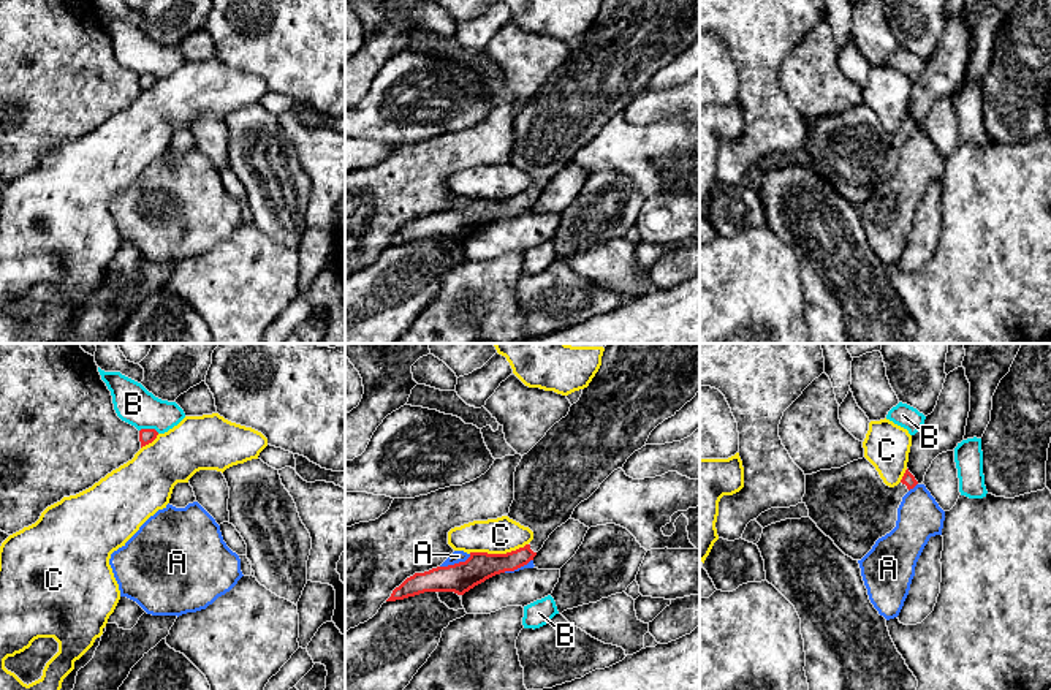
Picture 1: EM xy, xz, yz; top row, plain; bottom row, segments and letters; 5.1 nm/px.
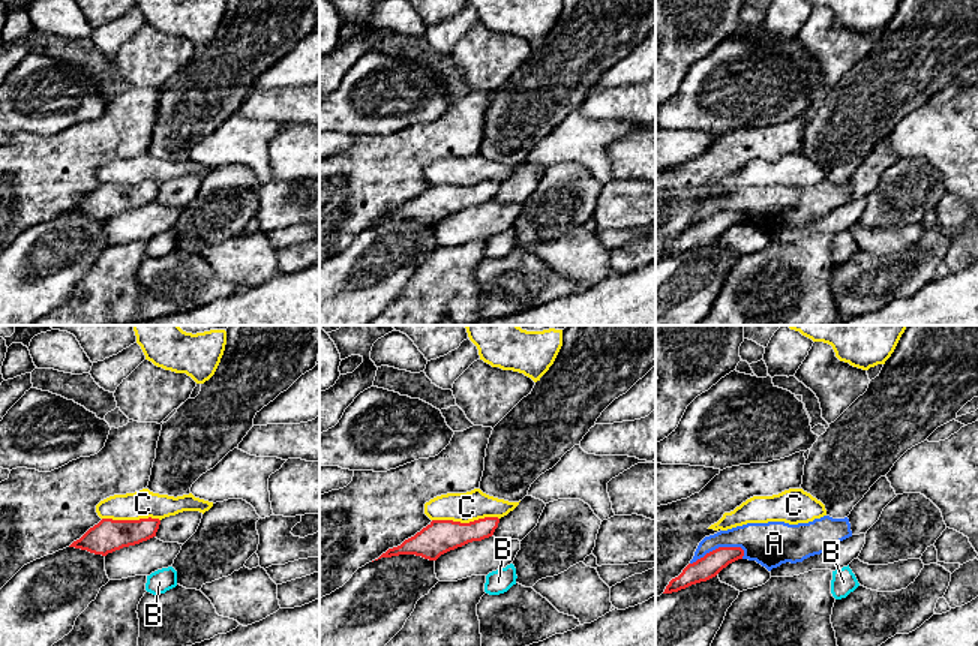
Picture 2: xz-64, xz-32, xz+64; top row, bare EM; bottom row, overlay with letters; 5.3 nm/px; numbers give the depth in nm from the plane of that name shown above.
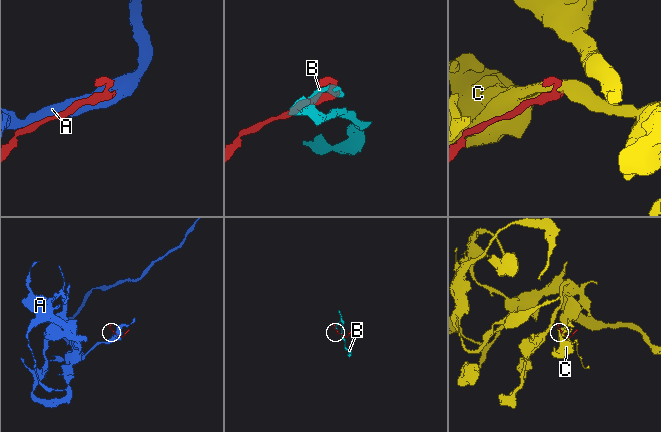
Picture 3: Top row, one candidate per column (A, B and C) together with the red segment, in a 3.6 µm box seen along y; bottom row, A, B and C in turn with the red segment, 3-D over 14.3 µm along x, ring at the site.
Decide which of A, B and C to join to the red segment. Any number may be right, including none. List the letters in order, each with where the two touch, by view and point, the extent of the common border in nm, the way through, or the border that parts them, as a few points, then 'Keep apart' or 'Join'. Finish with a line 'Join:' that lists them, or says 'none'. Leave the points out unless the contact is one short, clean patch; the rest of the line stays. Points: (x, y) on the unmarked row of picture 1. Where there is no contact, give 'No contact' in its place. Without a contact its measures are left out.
A: Touches red at xz (455, 209). Shared border 170 nm. Keep apart
B: Touches red at xy (149, 75). Shared border 110 nm. Boundary: xy (140, 75), (155, 75), (159, 78). Keep apart
C: Touches red at xz (497, 200). Shared border 300 nm. Boundary: xz (527, 189), (505, 198), (469, 198). Keep apart
Join: none

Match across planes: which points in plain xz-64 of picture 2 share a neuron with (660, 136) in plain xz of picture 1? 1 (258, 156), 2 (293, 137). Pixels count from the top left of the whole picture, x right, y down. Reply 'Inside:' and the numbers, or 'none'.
Inside: 1

